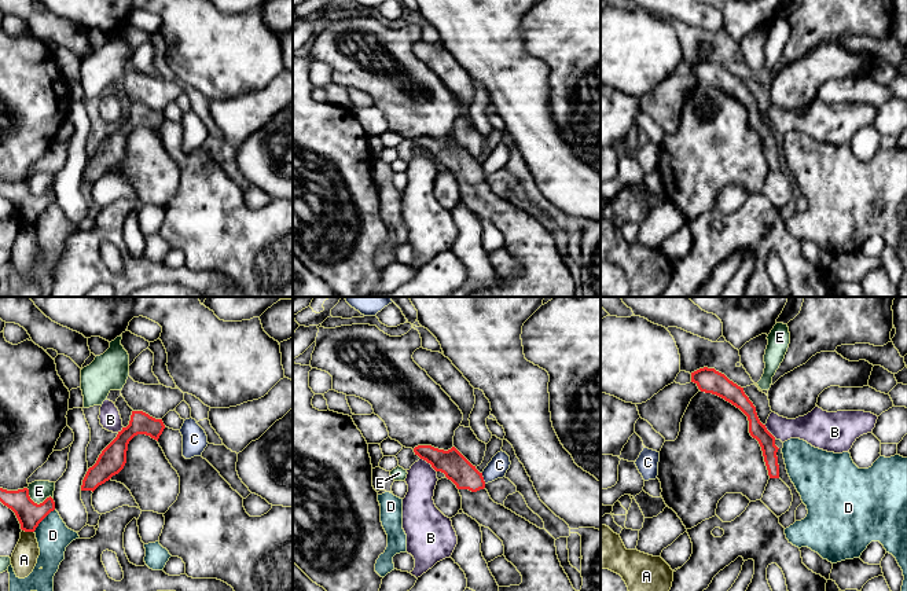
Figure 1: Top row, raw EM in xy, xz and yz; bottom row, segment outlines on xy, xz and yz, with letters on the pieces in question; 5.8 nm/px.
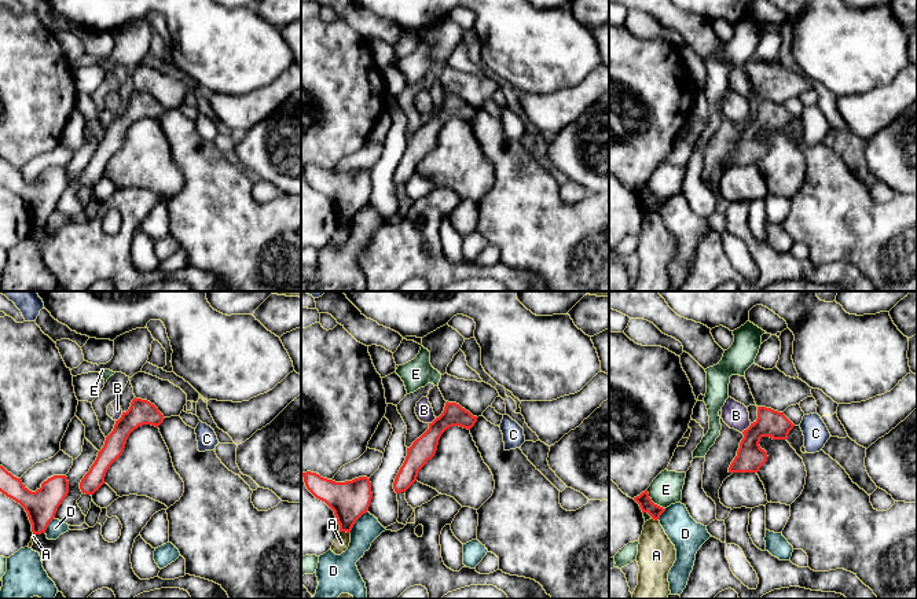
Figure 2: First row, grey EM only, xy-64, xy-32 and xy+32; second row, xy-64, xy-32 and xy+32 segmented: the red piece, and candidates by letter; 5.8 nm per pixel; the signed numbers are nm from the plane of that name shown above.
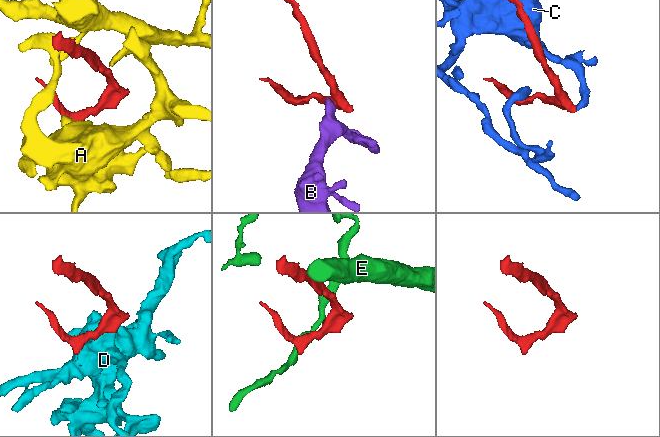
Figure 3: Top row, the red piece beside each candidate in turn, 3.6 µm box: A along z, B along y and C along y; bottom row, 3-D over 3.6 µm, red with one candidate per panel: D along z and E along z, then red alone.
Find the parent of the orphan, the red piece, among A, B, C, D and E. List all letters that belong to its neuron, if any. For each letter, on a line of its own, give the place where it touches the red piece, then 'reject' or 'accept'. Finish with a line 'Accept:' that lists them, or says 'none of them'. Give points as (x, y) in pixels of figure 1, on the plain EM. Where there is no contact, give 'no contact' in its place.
A: contact xy (28, 223); reject
B: contact xz (429, 154); reject
C: contact xz (483, 171); reject
D: contact xy (43, 210); reject
E: contact xy (36, 195); reject
Accept: none of them

